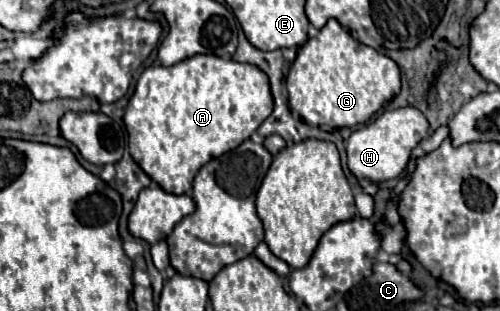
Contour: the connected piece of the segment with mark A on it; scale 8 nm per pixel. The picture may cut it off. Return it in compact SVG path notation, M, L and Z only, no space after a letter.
M195 55L173 67L147 67L137 79L135 93L123 115L123 123L129 133L129 153L135 163L155 183L159 183L161 189L173 195L189 195L191 181L199 167L247 141L251 133L257 131L257 127L271 115L271 101L269 79L255 65L225 61L217 55Z

